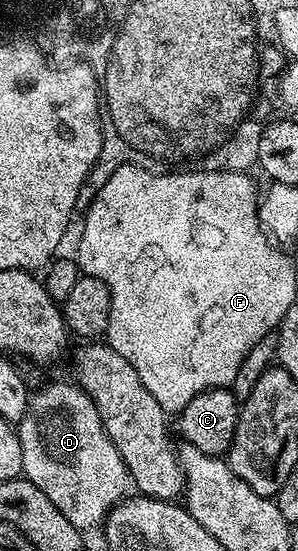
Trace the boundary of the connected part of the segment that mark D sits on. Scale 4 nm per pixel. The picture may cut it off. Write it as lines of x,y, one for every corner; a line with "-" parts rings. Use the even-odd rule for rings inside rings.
77,382
50,383
47,387
35,390
30,396
30,410
17,424
18,440
22,450
22,475
32,480
44,493
48,493
48,501
72,521
79,529
105,524
107,515
116,504
127,498
126,487
131,486
130,475
126,472
124,461
106,436
100,413
84,393

